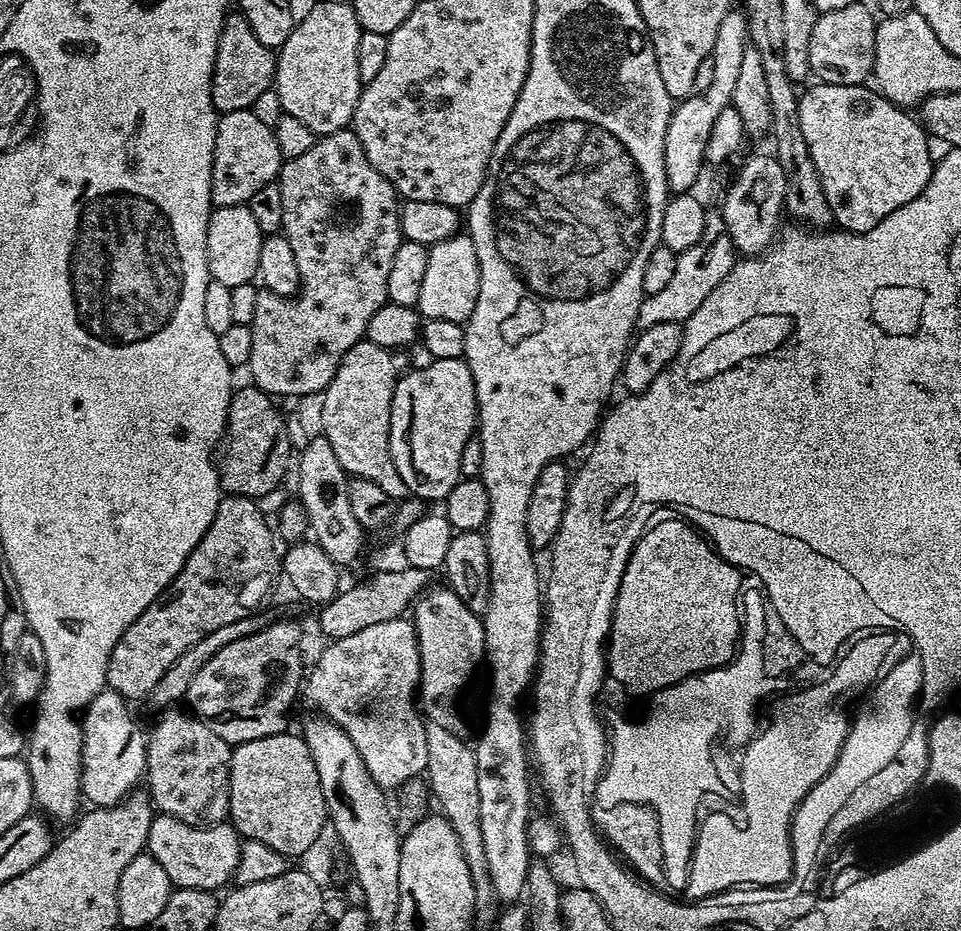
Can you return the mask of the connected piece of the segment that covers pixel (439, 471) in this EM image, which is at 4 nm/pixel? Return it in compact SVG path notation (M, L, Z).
M463 359L459 360L432 360L428 362L425 368L416 368L413 372L408 372L399 377L394 390L394 402L390 410L390 454L394 458L394 466L398 466L398 474L402 474L402 482L406 482L409 493L415 499L421 502L427 500L436 500L443 502L454 490L454 486L461 480L460 467L462 466L462 449L465 448L466 442L473 439L474 433L478 428L478 413L476 411L476 383L470 374L467 363Z

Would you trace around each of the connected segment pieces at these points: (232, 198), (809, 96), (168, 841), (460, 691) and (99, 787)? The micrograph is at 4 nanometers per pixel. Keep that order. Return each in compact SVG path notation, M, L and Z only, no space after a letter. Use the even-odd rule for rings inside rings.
M251 108L223 113L216 122L212 163L212 202L216 208L248 204L280 174L282 157L275 131L252 113Z
M823 82L813 85L805 92L803 89L799 97L798 118L802 122L802 135L806 137L810 158L814 158L814 166L818 166L818 178L822 182L833 221L846 232L874 230L874 226L878 226L886 214L894 214L898 206L914 202L914 198L926 190L926 182L930 182L934 167L934 155L928 149L930 137L919 119L913 113L912 116L908 113L911 111L892 104L871 87Z
M153 815L148 835L147 855L156 859L166 870L166 878L176 888L197 888L198 890L220 890L227 880L235 877L240 866L242 837L231 823L209 824L207 828L190 826L173 816Z
M435 586L429 587L427 591L423 593L415 601L414 607L410 612L410 619L412 625L416 627L416 637L418 638L418 650L420 651L420 686L418 689L418 704L422 709L423 715L427 717L433 724L440 726L446 726L446 730L450 730L454 734L464 736L467 733L468 728L468 704L464 701L464 691L468 688L468 683L472 680L472 675L476 671L481 671L482 665L485 663L486 657L484 654L484 622L483 619L477 613L470 610L470 606L466 606L466 602L462 602L462 598L458 598L458 594L454 594L452 589L447 586L441 586L441 588L435 588Z
M111 690L99 692L82 713L82 762L80 790L85 801L97 808L119 804L141 783L148 767L145 729L136 725L129 701Z

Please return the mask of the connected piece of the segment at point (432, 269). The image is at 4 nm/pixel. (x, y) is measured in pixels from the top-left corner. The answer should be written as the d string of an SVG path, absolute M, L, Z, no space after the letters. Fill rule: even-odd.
M466 234L454 235L428 248L426 275L415 310L424 320L443 318L445 322L464 324L474 314L479 285L478 250L474 250L474 242Z

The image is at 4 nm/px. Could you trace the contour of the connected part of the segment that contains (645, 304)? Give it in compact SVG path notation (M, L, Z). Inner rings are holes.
M714 210L708 212L706 230L702 234L702 238L698 238L698 242L694 242L694 246L690 246L690 250L679 253L678 267L674 269L674 279L659 294L644 297L636 319L636 323L641 329L654 326L658 322L688 320L690 314L694 314L694 310L698 310L698 306L702 306L702 302L706 302L710 290L714 290L714 286L718 286L718 282L722 282L722 278L726 278L726 274L730 274L730 270L738 259L738 253L732 245L733 233L728 232L729 221L721 213L720 216Z

